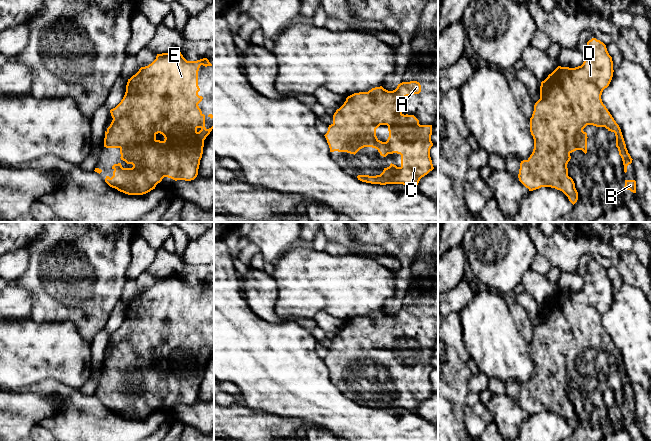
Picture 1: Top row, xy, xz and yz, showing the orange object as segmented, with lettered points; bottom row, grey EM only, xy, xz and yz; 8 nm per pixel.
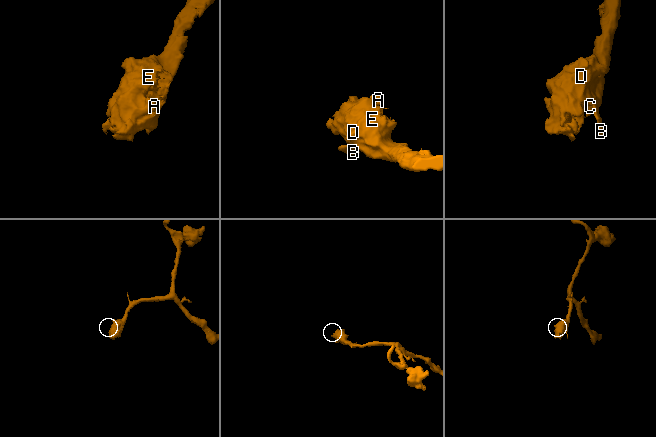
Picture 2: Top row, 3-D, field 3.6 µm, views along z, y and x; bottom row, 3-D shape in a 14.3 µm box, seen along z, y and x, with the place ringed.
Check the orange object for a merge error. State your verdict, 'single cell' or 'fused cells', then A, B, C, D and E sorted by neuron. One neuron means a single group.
single cell; groups A B C D E

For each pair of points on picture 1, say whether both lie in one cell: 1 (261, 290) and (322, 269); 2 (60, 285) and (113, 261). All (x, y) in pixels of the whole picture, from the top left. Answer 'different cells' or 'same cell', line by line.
1: different cells
2: same cell

